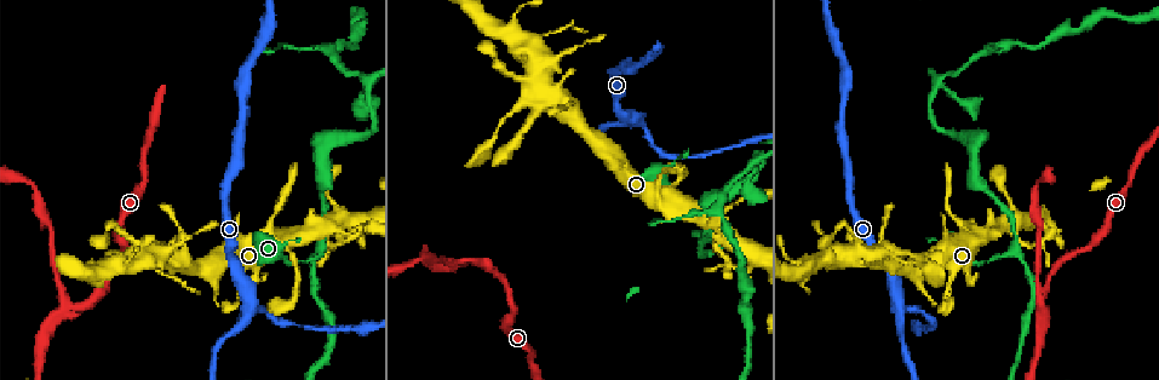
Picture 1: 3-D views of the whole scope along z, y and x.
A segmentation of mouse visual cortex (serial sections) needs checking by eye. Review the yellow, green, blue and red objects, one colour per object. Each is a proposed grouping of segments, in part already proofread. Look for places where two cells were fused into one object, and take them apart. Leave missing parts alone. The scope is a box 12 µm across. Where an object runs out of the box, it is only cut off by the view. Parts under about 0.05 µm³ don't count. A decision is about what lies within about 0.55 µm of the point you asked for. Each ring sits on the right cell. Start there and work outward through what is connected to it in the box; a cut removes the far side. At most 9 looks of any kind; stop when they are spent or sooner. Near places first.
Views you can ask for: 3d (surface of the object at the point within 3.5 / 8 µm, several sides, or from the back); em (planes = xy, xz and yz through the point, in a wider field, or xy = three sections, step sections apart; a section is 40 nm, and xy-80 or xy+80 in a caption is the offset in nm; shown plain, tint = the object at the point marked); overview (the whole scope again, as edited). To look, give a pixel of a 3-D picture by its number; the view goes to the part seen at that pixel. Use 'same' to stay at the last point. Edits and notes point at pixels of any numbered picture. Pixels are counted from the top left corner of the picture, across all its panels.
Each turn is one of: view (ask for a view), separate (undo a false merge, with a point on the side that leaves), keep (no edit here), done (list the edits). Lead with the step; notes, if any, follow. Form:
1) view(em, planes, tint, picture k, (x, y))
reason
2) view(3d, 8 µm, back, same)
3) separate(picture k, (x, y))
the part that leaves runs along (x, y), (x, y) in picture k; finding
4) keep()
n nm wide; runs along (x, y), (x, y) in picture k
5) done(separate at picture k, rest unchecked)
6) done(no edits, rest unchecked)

view(3d, 3.5 µm, picture 1, (68, 309))
two arms in line, one across

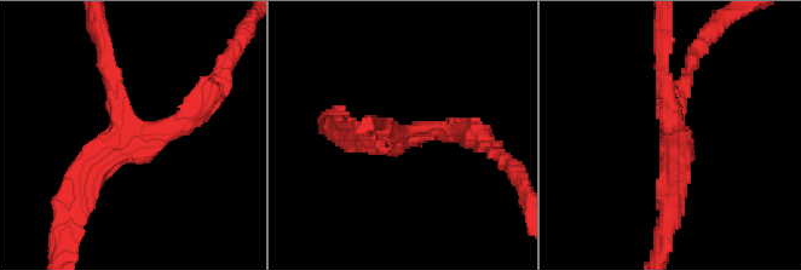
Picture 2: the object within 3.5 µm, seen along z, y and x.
view(em, xy, step 5, tint, picture 2, (669, 135))
shape alone is not enough

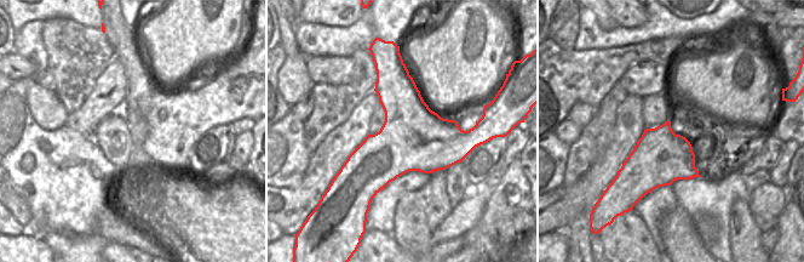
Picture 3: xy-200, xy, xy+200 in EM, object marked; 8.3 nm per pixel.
keep()
one cell here

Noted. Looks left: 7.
view(em, planes, tint, picture 1, (1044, 231))
side arm on a straight run

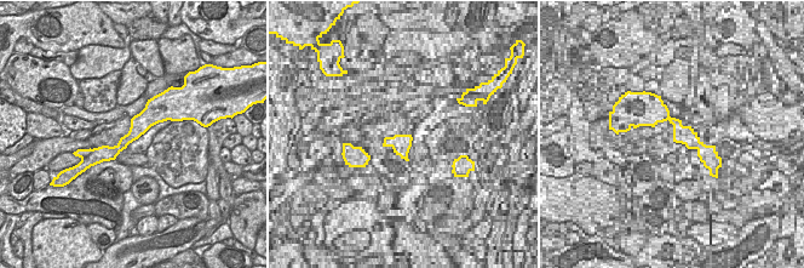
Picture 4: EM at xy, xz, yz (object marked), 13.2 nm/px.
view(3d, 3.5 µm, same)
see where the arms go

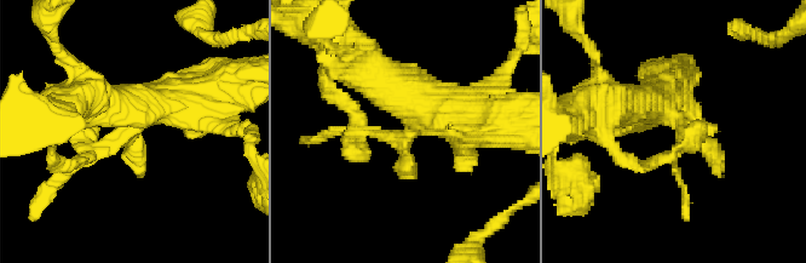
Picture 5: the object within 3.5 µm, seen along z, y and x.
keep()
runs along (623, 103), (695, 132) in picture 5; continuous, no second cell

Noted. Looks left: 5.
view(3d, 3.5 µm, picture 1, (702, 232))
arms part here

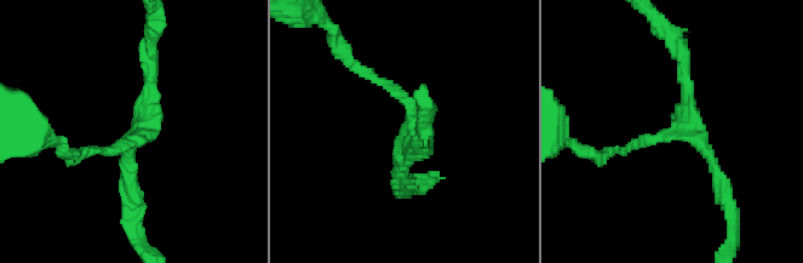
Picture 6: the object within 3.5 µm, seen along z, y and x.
view(em, xy, step 1, tint, picture 6, (141, 128))
3 arms; arms of 100, 150, 150 nm; need the tissue

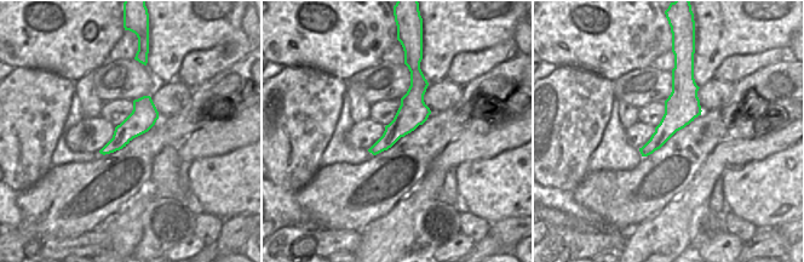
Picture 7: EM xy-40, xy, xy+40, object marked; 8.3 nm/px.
view(em, planes, tint, same)

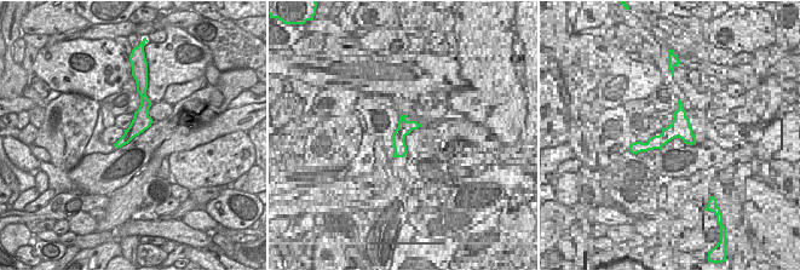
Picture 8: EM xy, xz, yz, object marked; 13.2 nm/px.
keep()
one cell here

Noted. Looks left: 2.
done(no edits, rest unchecked)

